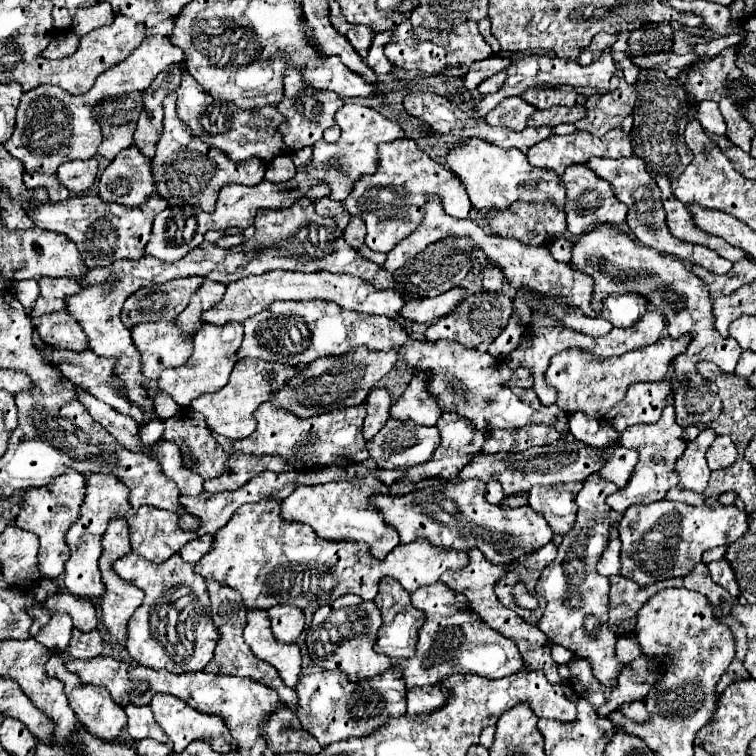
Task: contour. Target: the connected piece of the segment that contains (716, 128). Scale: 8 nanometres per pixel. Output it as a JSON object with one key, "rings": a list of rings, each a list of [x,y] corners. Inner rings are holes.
{"rings":[[[700,102],[698,106],[698,122],[706,132],[724,134],[724,118],[718,110],[716,102]]]}

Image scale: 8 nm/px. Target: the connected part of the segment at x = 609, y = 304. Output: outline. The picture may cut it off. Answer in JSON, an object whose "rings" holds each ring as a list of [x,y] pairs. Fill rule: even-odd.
{"rings":[[[612,294],[604,300],[604,310],[600,316],[612,322],[616,328],[630,328],[644,316],[648,302],[640,294]]]}

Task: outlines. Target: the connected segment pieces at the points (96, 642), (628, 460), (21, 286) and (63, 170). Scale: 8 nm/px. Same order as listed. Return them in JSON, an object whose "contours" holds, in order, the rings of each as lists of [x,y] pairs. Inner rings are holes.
{"contours":[[[[72,628],[70,646],[66,650],[68,656],[72,656],[72,658],[96,658],[96,656],[102,656],[102,652],[104,652],[104,640],[102,640],[102,634],[98,630],[80,632],[80,630]]],[[[612,446],[612,448],[608,448],[608,456],[610,456],[610,460],[604,462],[604,466],[598,474],[604,476],[606,480],[612,480],[618,488],[624,488],[636,466],[636,460],[638,460],[636,450],[634,448],[628,450],[624,446]]],[[[24,280],[24,282],[16,284],[16,298],[20,300],[20,304],[26,310],[30,310],[30,304],[34,304],[38,294],[40,294],[40,290],[38,290],[38,282],[36,280]]],[[[90,158],[90,160],[74,160],[74,162],[66,162],[58,168],[58,178],[60,182],[72,192],[72,194],[80,194],[84,190],[88,190],[98,174],[98,160]]]]}

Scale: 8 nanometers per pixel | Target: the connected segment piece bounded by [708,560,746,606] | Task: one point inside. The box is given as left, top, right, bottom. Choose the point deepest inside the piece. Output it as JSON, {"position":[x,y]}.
{"position":[721,573]}

